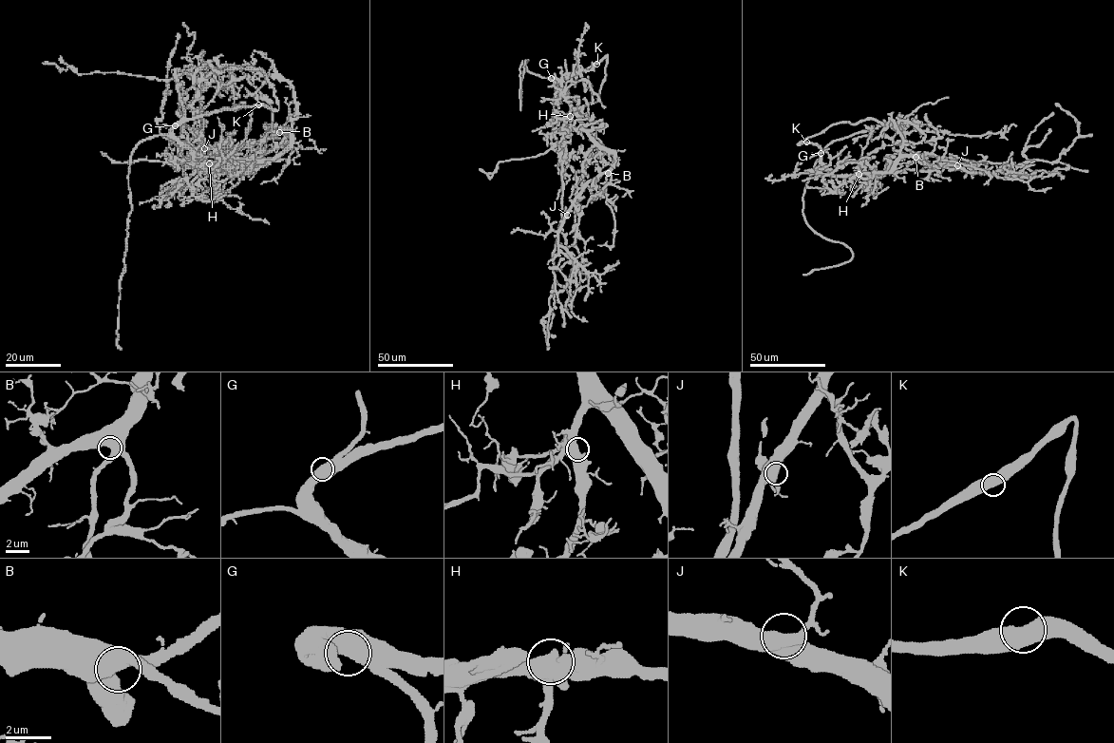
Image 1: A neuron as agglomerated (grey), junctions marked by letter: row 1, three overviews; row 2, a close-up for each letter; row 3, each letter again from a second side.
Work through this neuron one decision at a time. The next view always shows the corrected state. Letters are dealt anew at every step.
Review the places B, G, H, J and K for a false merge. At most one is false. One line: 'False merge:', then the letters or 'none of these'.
False merge: none of these

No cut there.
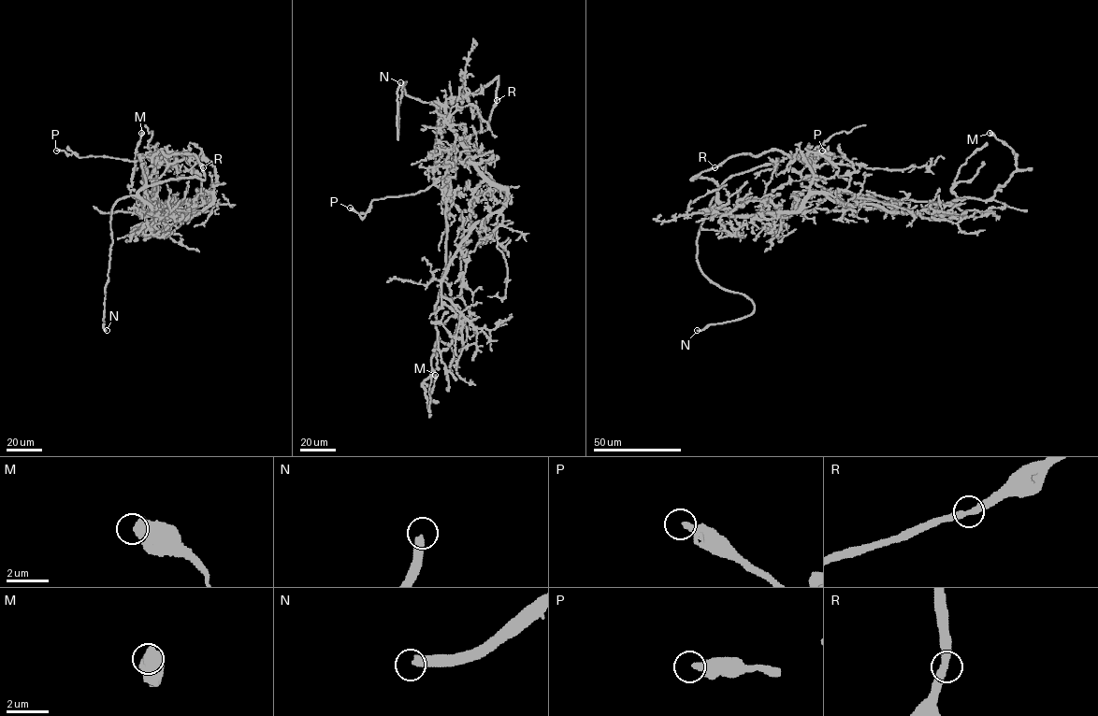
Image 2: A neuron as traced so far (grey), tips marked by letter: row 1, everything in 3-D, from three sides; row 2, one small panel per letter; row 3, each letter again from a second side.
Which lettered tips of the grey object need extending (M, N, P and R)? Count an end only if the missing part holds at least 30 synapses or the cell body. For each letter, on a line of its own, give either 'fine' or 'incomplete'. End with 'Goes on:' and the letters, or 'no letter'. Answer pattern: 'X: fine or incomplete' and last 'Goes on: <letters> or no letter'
M: fine
N: incomplete
P: fine
R: fine
Goes on: N

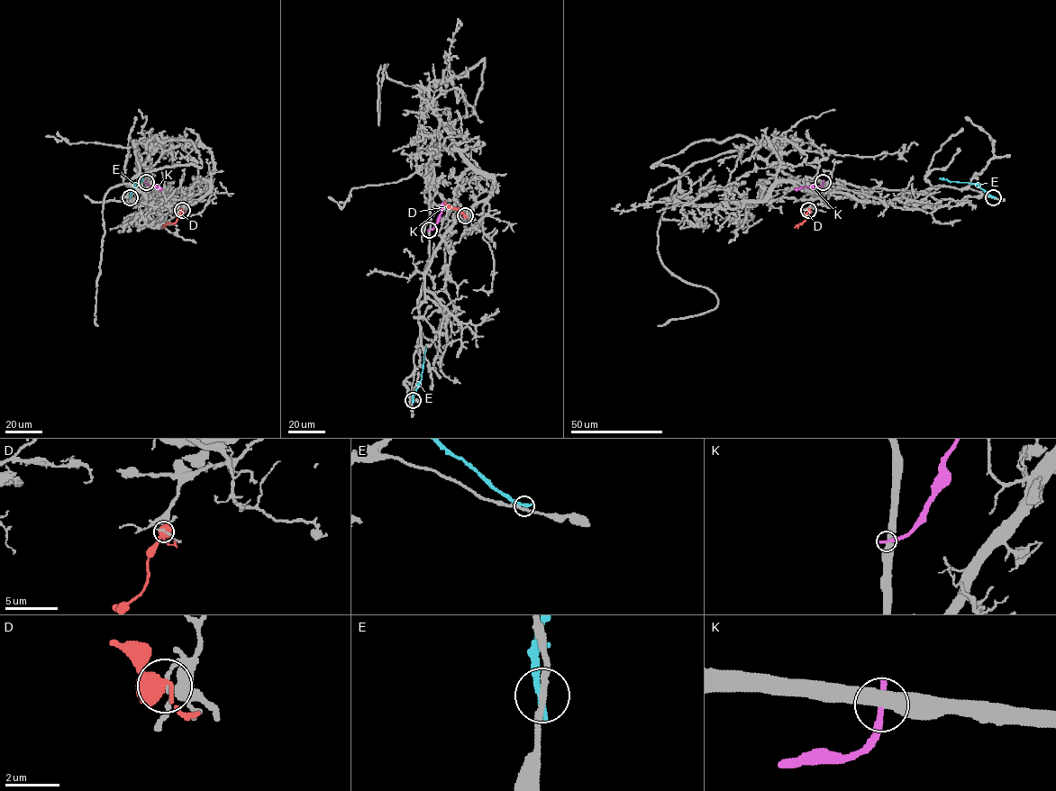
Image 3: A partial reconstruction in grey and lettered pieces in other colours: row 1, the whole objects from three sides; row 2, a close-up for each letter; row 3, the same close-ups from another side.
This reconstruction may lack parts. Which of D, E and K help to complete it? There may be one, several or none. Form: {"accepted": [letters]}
{"accepted": []}

